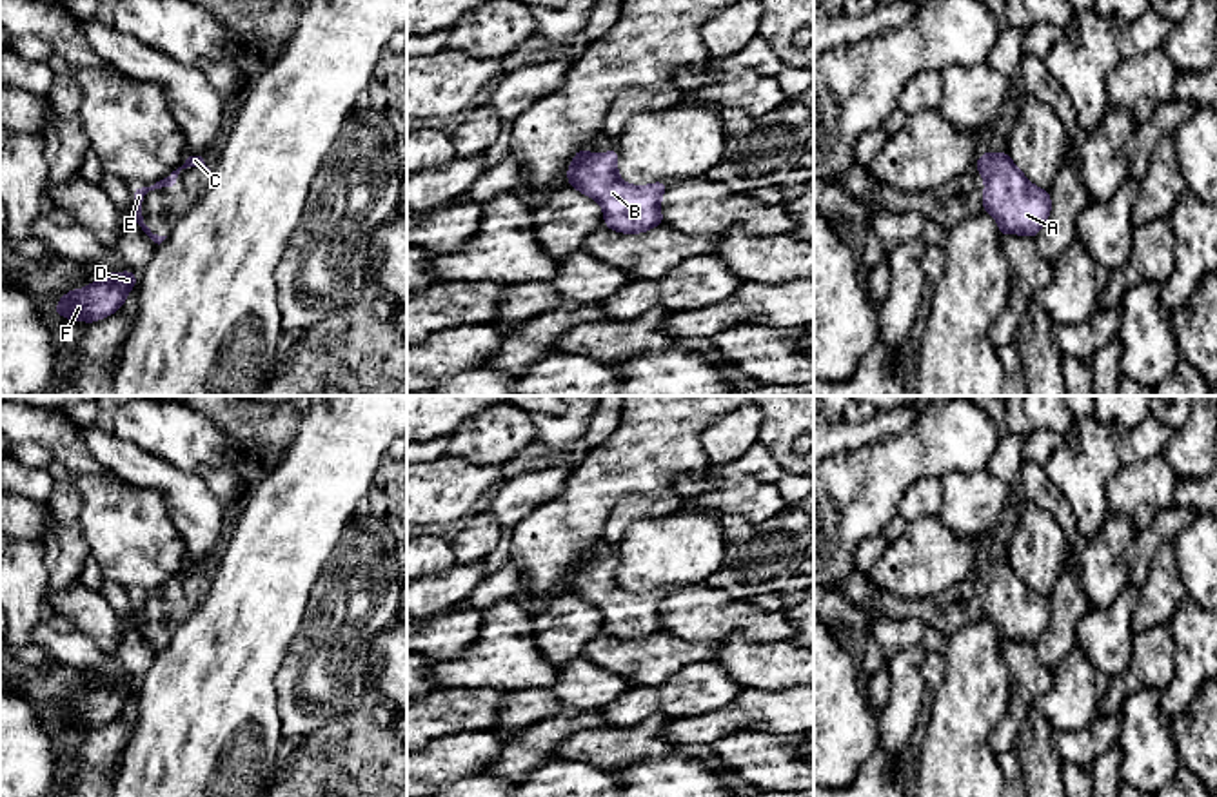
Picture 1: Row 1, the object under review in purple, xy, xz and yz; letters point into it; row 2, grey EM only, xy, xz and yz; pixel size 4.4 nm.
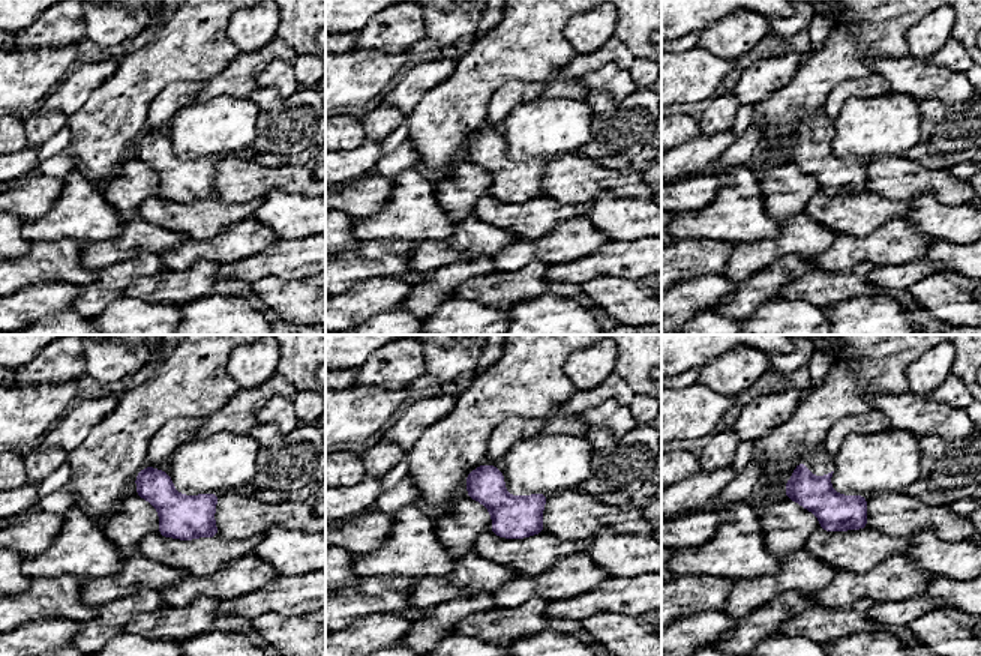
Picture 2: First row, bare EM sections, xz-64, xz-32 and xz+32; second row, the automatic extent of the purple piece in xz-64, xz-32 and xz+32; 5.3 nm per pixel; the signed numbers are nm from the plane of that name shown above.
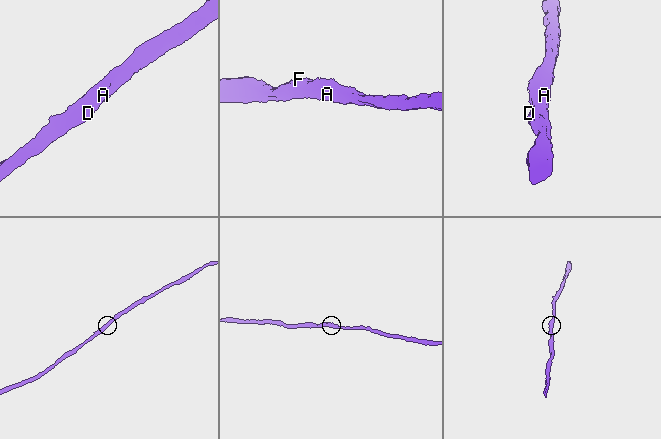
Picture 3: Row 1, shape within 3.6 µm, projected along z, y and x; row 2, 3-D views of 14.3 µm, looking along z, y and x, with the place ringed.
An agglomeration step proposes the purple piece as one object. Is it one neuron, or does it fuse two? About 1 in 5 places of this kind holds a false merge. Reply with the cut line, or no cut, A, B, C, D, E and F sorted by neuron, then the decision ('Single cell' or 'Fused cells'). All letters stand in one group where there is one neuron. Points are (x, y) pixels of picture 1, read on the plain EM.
No split. Groups: A B C D E F. Single cell

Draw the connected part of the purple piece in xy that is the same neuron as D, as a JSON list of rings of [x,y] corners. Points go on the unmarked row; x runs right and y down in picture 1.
[[[131,675],[122,681],[104,677],[104,683],[85,695],[73,695],[62,701],[60,710],[51,715],[51,721],[91,732],[96,726],[113,723],[127,710],[127,699],[136,694],[136,688],[138,683]]]

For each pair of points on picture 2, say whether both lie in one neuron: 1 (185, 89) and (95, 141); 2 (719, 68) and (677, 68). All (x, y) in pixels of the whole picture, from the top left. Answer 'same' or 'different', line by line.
1: different
2: same

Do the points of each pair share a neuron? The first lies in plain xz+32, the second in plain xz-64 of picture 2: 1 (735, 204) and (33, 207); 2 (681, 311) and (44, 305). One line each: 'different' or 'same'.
1: different
2: same

